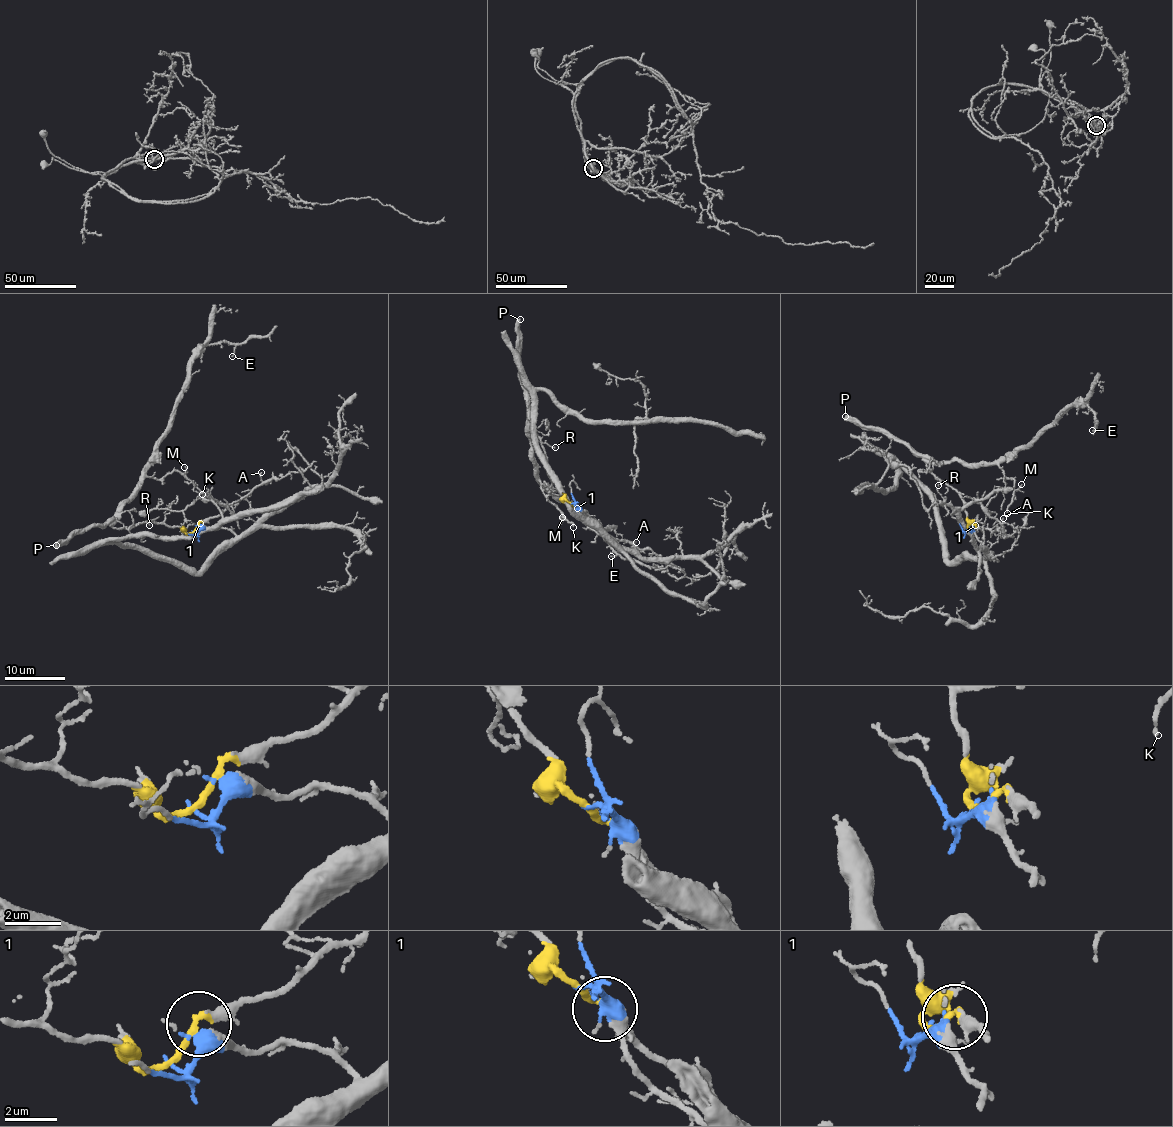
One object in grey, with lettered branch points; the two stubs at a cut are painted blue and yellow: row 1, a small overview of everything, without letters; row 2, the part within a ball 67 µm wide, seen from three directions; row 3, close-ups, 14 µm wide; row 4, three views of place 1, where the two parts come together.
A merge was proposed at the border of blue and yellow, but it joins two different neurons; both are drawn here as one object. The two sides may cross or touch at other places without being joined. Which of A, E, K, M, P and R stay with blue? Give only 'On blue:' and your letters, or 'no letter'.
On blue: no letter

